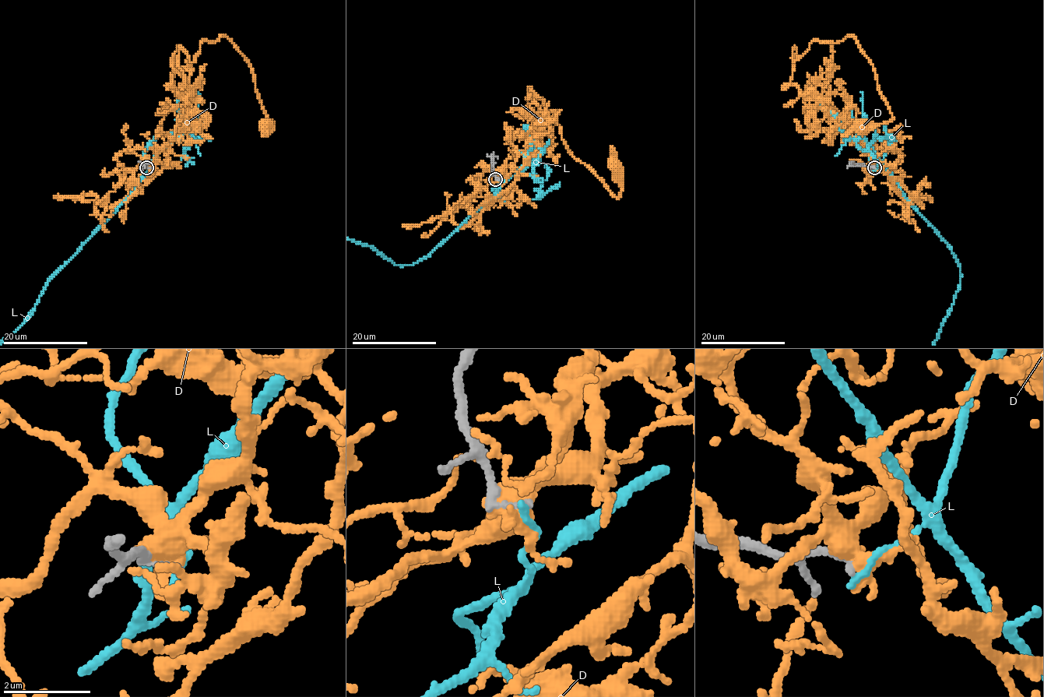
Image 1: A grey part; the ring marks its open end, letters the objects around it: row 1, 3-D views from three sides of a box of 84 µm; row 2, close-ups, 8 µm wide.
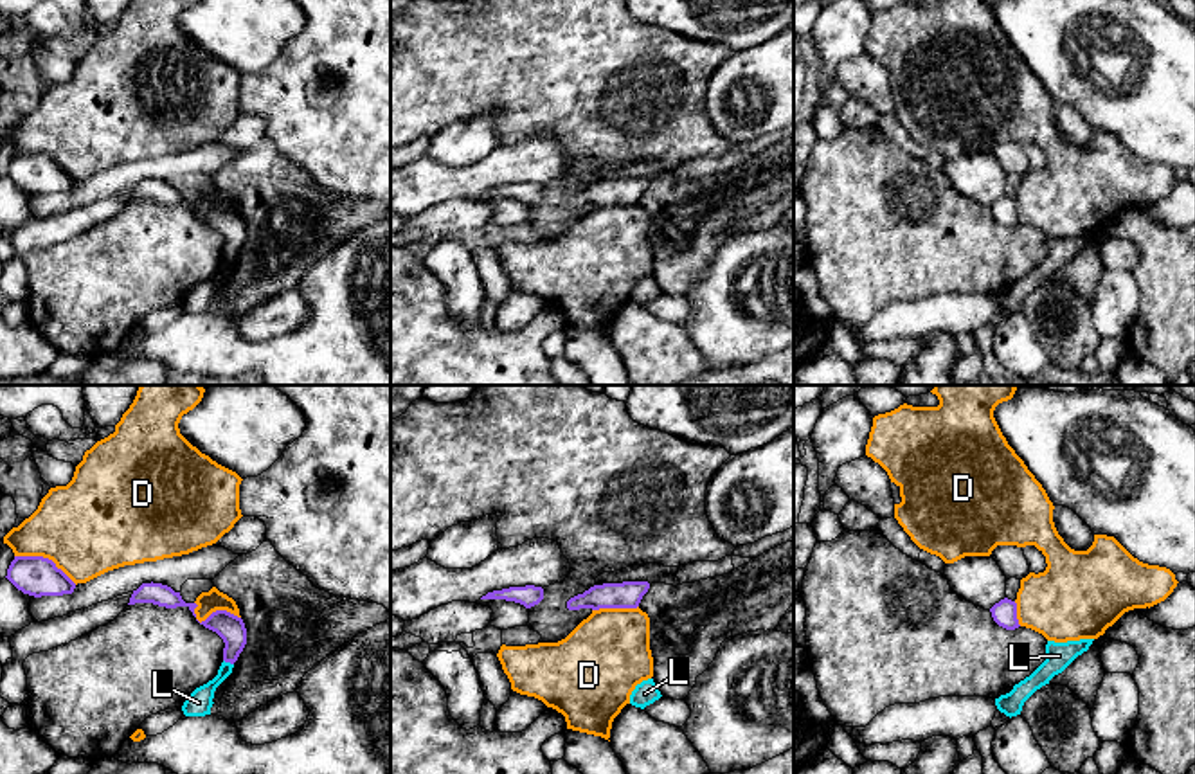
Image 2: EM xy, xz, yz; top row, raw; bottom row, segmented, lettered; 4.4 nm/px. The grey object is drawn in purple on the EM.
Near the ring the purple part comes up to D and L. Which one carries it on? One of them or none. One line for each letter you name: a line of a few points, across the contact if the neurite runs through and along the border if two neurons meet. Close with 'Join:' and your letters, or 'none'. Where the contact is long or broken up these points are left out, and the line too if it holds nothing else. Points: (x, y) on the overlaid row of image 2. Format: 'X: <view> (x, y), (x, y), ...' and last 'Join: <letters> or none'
Join: none

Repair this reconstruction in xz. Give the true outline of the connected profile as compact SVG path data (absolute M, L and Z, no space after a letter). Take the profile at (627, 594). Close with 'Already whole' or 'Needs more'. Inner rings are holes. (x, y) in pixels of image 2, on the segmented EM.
M648 581L594 585L583 594L571 598L567 601L567 608L569 610L637 608L648 589L650 589Z. Already whole

